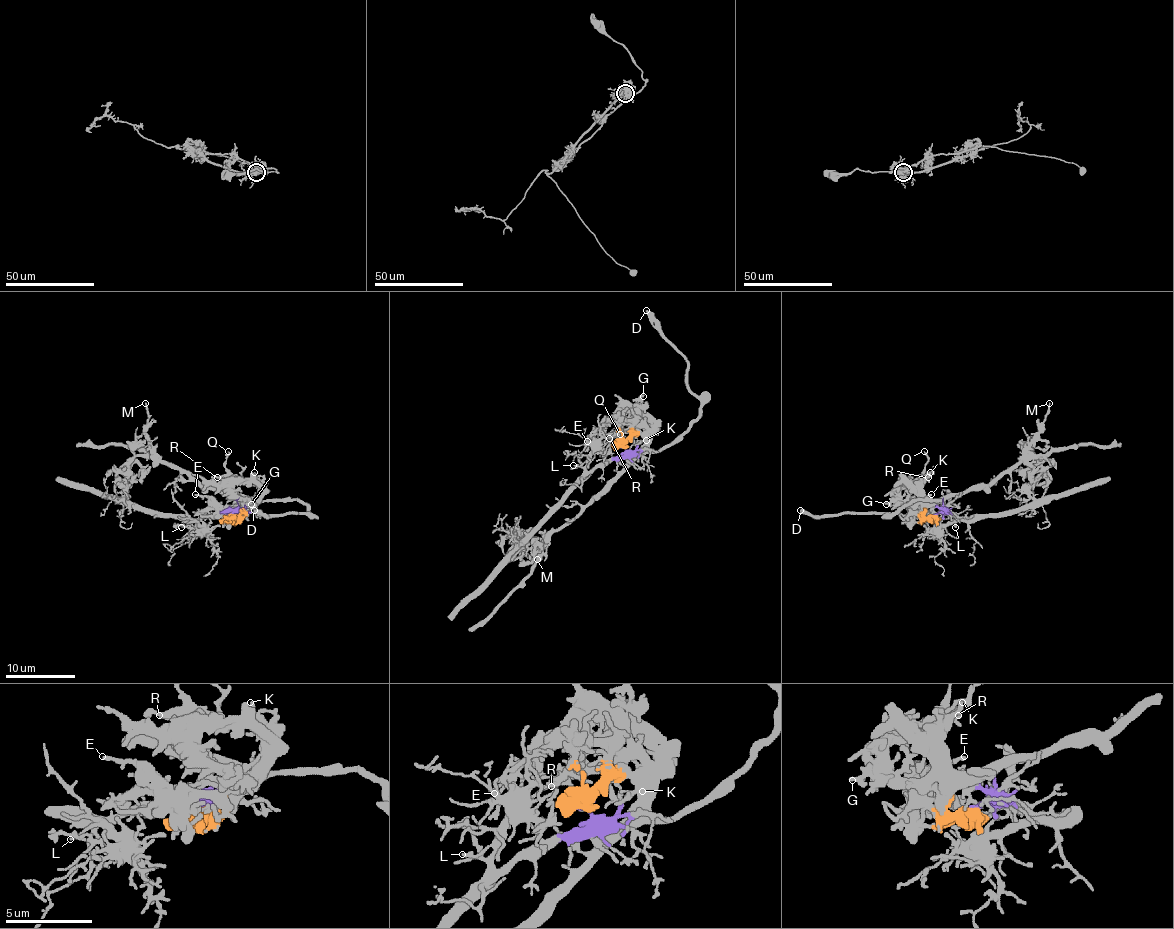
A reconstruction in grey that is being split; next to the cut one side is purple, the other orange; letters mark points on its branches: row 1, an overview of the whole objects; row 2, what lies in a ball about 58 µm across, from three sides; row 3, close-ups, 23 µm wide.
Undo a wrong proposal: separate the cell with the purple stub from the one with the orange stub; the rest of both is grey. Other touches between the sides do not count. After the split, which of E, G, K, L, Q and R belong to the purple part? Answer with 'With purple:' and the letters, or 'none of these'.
With purple: L

